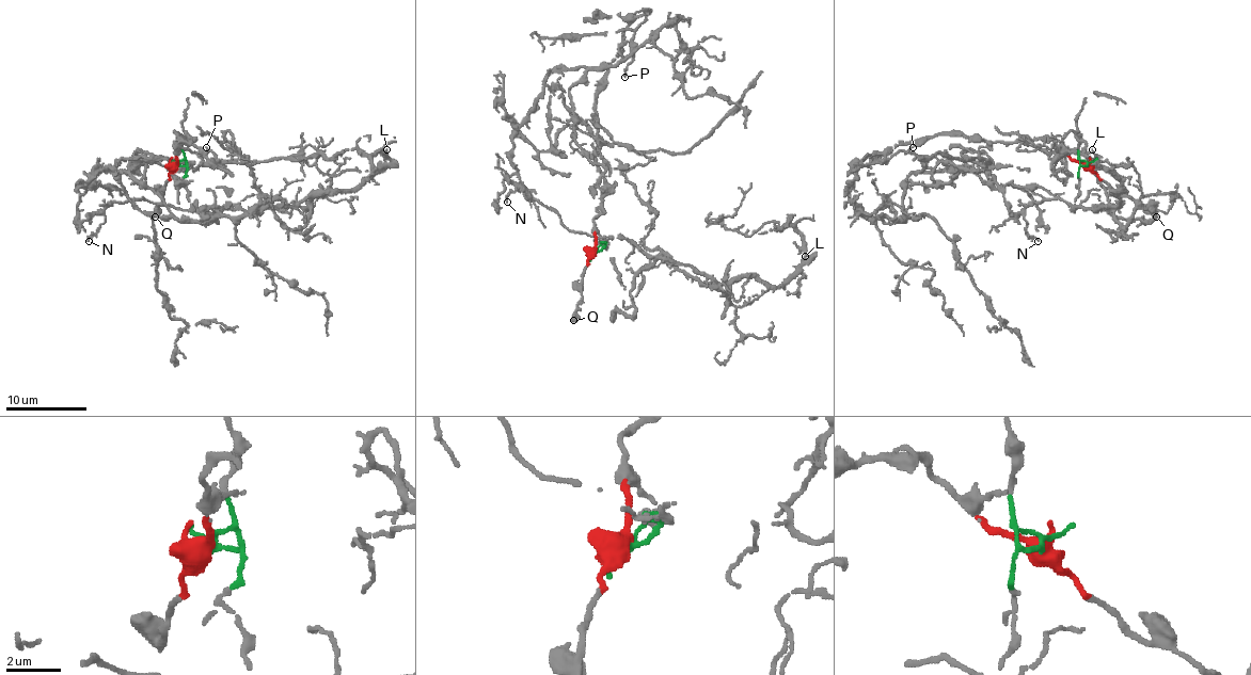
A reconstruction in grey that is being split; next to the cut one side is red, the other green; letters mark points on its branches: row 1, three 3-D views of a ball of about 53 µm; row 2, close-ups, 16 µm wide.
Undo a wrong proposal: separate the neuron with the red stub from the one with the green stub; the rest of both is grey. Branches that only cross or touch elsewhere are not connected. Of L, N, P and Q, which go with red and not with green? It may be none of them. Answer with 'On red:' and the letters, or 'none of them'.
On red: P, Q

